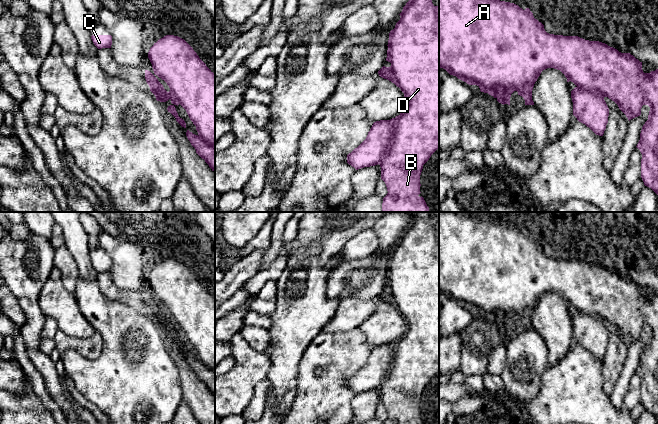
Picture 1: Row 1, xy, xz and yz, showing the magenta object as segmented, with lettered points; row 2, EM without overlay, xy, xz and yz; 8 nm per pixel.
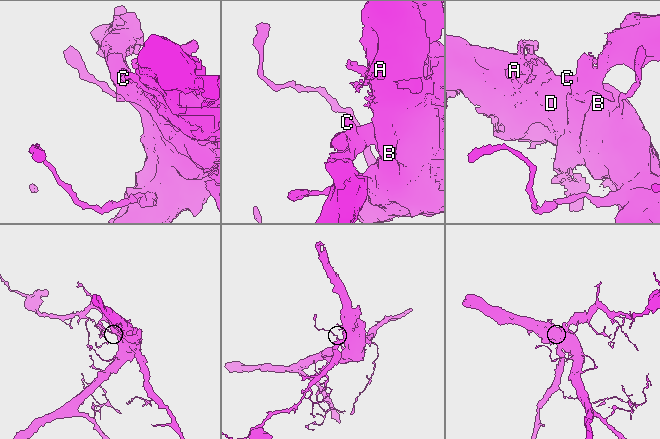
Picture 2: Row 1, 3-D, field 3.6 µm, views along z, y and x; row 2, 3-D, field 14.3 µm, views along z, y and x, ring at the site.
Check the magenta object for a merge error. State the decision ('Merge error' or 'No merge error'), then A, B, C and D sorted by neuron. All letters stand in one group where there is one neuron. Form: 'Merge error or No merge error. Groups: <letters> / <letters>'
Merge error. Groups: A B D / C

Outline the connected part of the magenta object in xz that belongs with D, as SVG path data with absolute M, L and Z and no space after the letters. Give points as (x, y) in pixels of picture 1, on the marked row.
M409 0L403 7L402 12L399 14L400 20L396 23L395 28L389 33L388 50L386 61L391 63L390 67L383 66L378 74L380 77L387 79L394 83L404 93L407 100L407 106L395 118L390 119L394 125L393 135L390 141L389 149L379 163L381 167L381 179L385 182L387 187L387 195L383 198L382 212L430 212L424 198L418 195L420 192L420 175L423 165L429 160L431 155L439 148L439 7L434 6L432 0Z

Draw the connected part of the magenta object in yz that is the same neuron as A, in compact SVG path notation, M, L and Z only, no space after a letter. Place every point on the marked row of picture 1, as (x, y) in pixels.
M439 0L439 69L440 68L445 69L450 75L456 76L458 79L469 85L477 85L481 92L488 93L503 105L510 105L510 97L514 91L517 91L518 95L524 98L525 105L534 105L532 100L534 84L541 72L547 68L560 70L567 78L567 82L573 82L578 88L596 92L604 97L608 97L618 105L619 109L626 115L629 121L640 116L642 106L648 105L650 107L648 120L642 127L640 140L636 147L642 154L641 178L644 185L651 188L658 195L658 69L651 71L650 73L644 73L642 70L642 62L636 59L633 55L630 53L621 53L617 49L599 41L589 41L578 36L549 34L545 31L544 25L534 18L533 13L529 8L523 10L514 3L500 0Z

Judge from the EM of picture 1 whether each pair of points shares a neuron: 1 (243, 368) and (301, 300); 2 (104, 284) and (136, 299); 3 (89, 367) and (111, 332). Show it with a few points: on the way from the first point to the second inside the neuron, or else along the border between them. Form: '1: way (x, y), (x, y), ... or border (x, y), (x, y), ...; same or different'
1: border (268, 354), (270, 369), (267, 378); different
2: way (112, 292), (128, 297); same
3: way (99, 363), (111, 351), (111, 342); same

